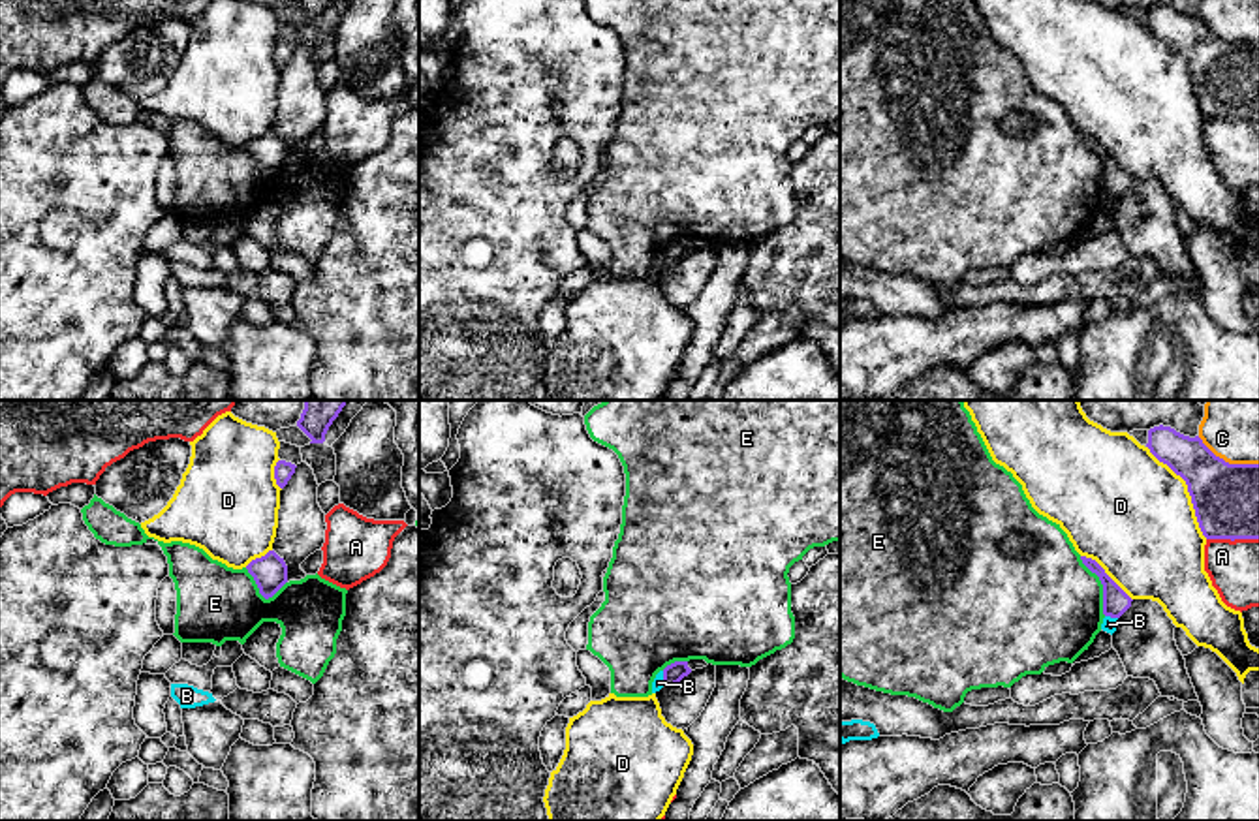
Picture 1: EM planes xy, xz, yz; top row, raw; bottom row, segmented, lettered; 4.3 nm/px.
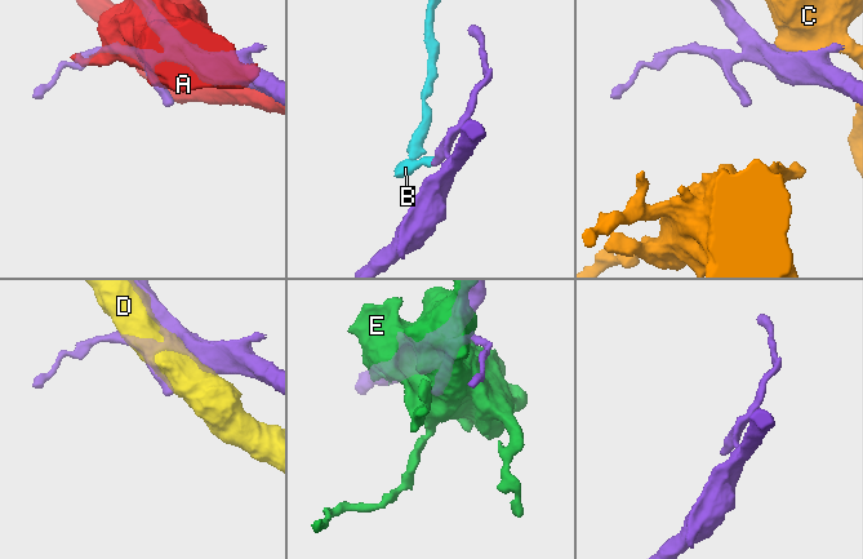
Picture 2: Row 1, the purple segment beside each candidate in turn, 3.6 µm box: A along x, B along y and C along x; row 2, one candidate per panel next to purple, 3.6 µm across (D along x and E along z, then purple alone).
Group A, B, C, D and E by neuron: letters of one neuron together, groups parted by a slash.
A / B / C / D / E

